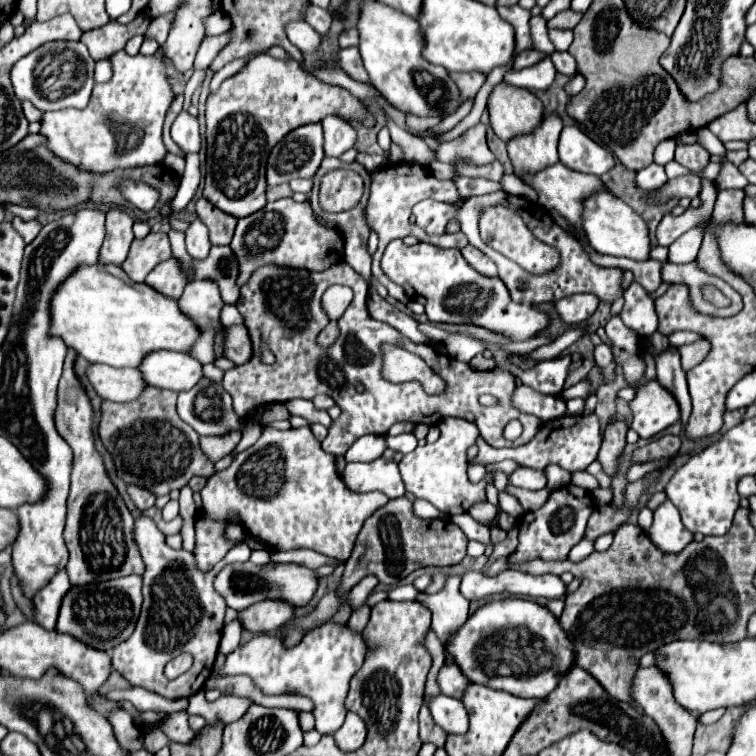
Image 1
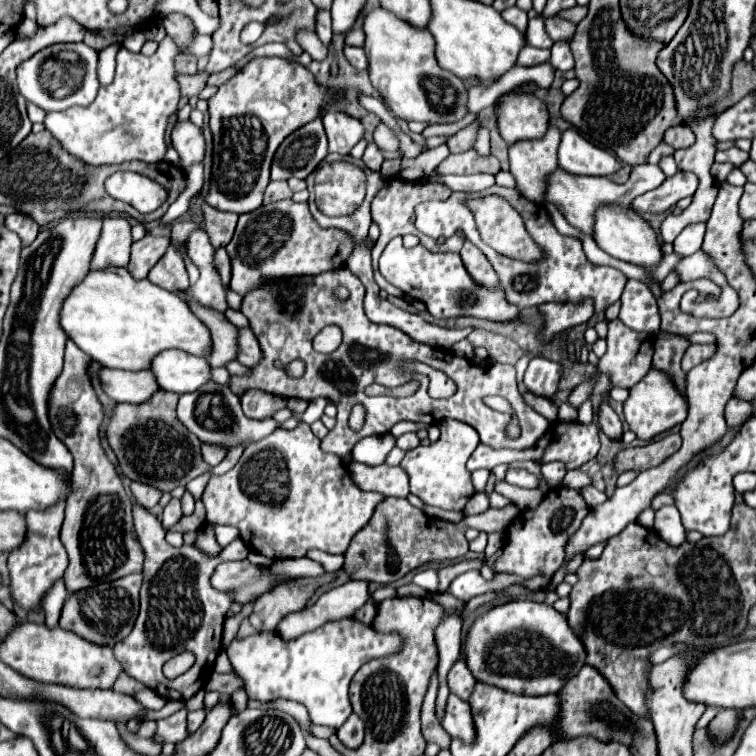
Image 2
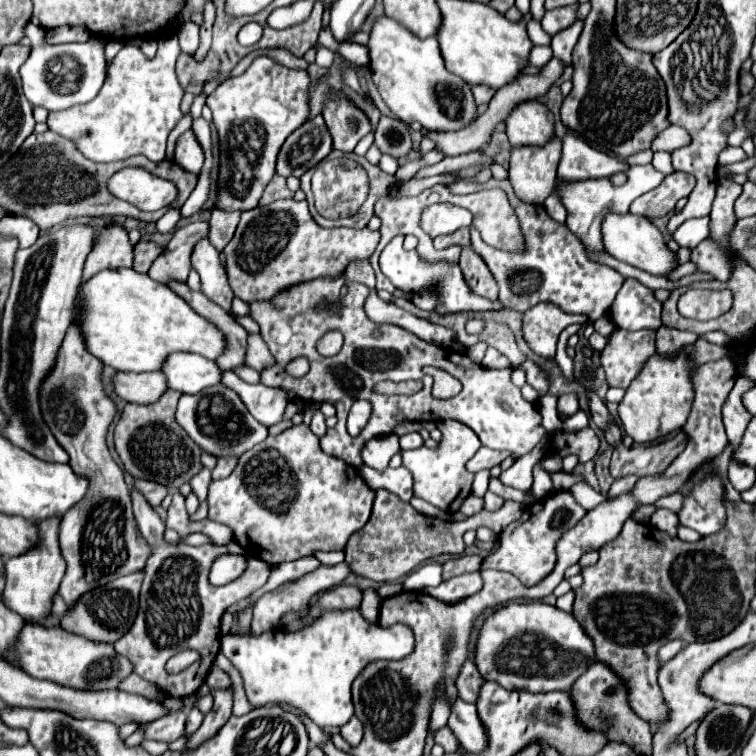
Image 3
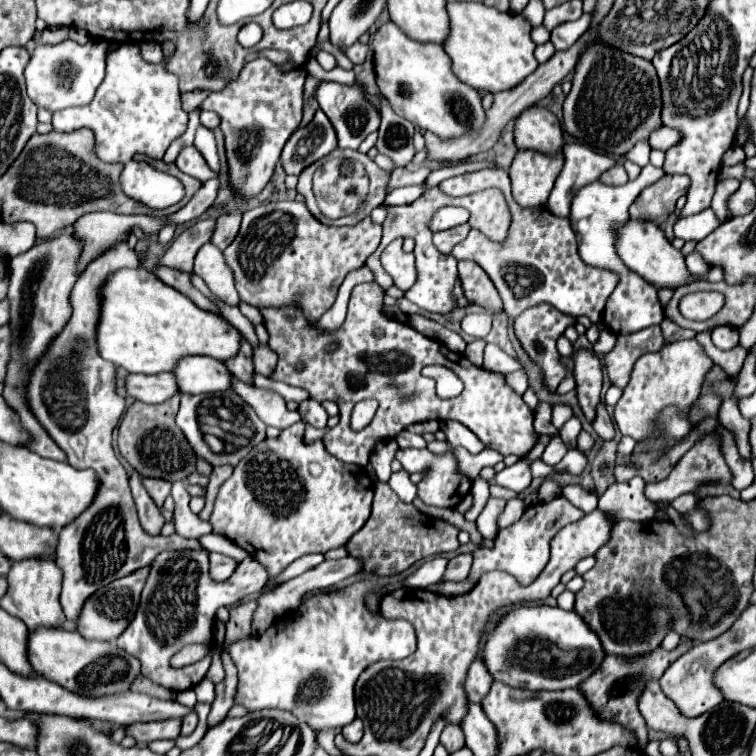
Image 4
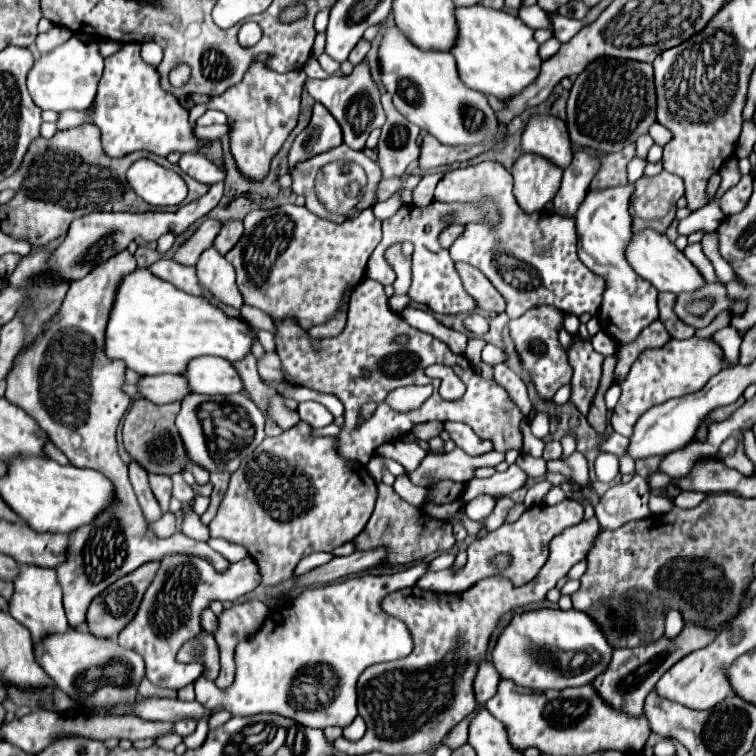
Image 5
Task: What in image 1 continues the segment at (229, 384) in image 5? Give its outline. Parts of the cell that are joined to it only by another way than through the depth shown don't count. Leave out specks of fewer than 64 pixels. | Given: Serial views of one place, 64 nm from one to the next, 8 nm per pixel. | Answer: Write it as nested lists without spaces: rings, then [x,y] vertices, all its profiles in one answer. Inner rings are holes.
[[[152,352],[138,370],[150,386],[174,392],[194,388],[204,378],[202,364],[184,352]]]

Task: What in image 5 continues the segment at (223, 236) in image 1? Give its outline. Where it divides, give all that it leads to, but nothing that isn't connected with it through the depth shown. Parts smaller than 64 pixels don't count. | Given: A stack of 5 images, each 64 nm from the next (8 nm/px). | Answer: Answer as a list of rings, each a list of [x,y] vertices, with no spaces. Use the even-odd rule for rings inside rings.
[[[240,220],[224,222],[220,234],[218,234],[216,240],[214,240],[214,248],[216,248],[222,256],[226,256],[226,254],[238,244],[238,240],[240,240],[242,234],[244,234],[244,226],[242,226]]]

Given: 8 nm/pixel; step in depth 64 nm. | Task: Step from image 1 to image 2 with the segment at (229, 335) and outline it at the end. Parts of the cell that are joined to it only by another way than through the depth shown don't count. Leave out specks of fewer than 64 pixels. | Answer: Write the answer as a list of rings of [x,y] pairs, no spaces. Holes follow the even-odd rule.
[[[240,328],[238,342],[240,342],[238,362],[242,362],[244,366],[250,366],[250,368],[256,366],[256,364],[260,364],[260,360],[264,358],[264,354],[262,354],[262,348],[260,348],[256,336],[250,332],[250,328]]]

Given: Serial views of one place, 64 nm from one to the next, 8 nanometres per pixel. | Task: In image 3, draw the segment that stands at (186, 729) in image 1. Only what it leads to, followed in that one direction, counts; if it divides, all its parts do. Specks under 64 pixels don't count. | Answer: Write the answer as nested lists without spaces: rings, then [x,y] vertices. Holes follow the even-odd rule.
[[[182,710],[172,712],[168,716],[162,716],[160,720],[148,722],[144,726],[138,726],[144,730],[146,740],[160,740],[160,742],[174,742],[184,734],[184,724],[186,724],[186,714]]]

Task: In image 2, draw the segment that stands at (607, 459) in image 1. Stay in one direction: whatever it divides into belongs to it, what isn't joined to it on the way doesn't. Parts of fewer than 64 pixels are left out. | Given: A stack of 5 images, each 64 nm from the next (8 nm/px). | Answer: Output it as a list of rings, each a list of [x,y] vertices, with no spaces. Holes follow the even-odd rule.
[[[600,404],[600,408],[598,408],[596,414],[598,414],[598,426],[600,426],[600,430],[602,430],[610,440],[614,440],[616,436],[622,436],[622,422],[620,422],[618,414],[616,414],[610,406]]]

